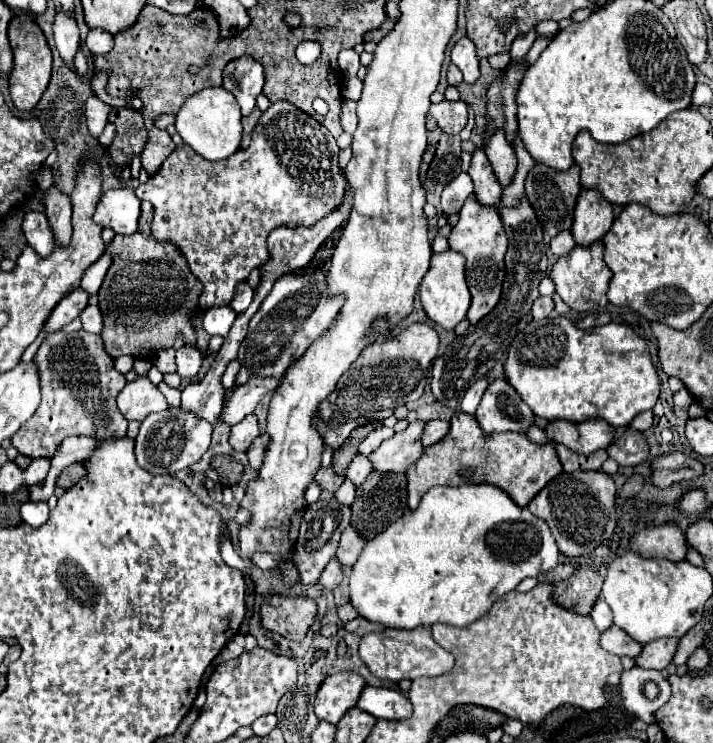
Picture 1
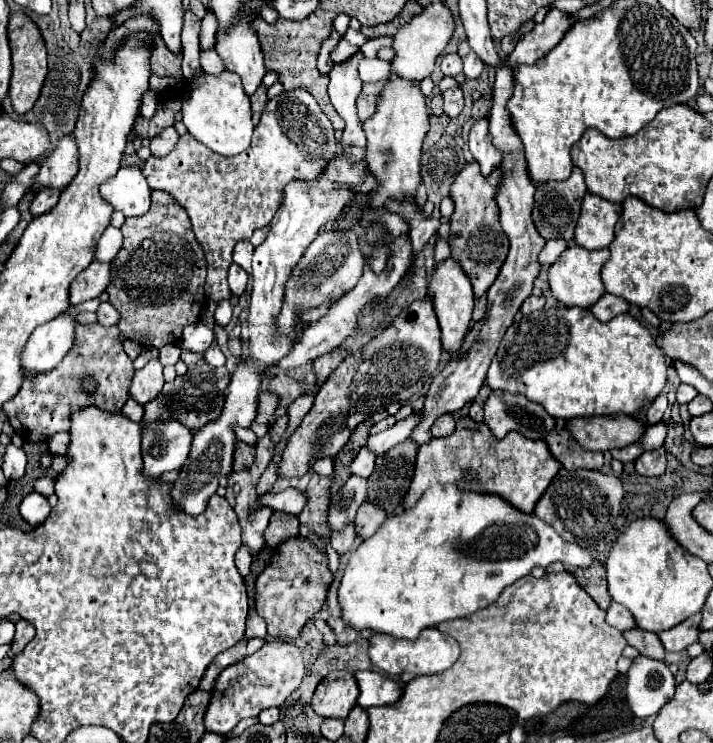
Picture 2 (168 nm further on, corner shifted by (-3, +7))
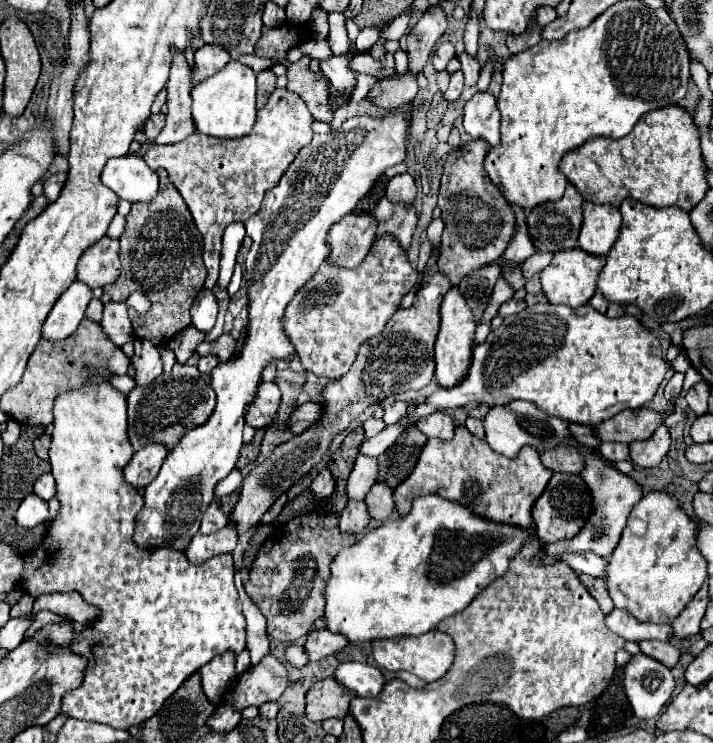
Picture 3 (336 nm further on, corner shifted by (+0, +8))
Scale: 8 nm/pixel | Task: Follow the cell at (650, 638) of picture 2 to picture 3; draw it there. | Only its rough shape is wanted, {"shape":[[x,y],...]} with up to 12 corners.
{"shape":[[644,640],[640,650],[668,668],[680,662],[670,642]]}

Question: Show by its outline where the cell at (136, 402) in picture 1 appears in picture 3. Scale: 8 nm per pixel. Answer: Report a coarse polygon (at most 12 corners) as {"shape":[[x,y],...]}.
{"shape":[[134,338],[136,384],[162,374],[158,346]]}

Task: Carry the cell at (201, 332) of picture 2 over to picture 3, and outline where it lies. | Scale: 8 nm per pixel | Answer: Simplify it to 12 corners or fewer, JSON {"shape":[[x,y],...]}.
{"shape":[[202,288],[190,308],[192,324],[208,332],[218,314],[214,292]]}

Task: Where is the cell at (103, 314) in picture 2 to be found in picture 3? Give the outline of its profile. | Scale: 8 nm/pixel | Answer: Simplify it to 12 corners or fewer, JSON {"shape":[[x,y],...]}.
{"shape":[[126,304],[104,306],[102,330],[122,346],[132,340]]}

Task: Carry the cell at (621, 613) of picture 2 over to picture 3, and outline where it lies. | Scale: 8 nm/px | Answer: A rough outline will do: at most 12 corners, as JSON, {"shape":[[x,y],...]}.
{"shape":[[614,608],[606,626],[634,642],[668,642],[670,624],[644,624]]}

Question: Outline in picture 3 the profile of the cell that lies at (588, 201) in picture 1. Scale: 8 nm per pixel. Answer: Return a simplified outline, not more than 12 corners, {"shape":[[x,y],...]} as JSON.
{"shape":[[584,202],[578,248],[608,256],[620,234],[620,210]]}

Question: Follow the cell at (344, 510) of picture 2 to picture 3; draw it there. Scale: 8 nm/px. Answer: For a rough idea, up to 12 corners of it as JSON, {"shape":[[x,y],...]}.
{"shape":[[358,454],[346,492],[362,500],[378,480],[376,458]]}

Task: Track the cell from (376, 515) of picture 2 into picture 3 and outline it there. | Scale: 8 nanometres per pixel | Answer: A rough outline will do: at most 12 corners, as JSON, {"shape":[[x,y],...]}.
{"shape":[[376,482],[366,494],[372,520],[384,522],[392,510],[392,488]]}

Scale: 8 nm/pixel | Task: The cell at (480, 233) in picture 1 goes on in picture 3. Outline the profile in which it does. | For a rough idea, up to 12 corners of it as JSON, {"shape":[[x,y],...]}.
{"shape":[[490,144],[444,160],[438,268],[452,286],[496,262],[514,210],[484,170]]}

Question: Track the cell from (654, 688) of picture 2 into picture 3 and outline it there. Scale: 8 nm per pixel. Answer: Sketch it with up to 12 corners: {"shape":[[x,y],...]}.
{"shape":[[646,654],[624,668],[638,718],[660,714],[674,692],[670,668]]}

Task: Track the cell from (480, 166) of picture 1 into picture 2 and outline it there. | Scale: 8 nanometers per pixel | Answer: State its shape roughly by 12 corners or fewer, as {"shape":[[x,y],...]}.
{"shape":[[477,119],[469,133],[469,149],[483,177],[501,165],[491,143],[487,119]]}

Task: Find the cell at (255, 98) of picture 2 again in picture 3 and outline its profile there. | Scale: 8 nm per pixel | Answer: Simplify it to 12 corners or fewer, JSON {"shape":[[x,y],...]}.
{"shape":[[272,70],[258,74],[258,108],[262,108],[276,88]]}

